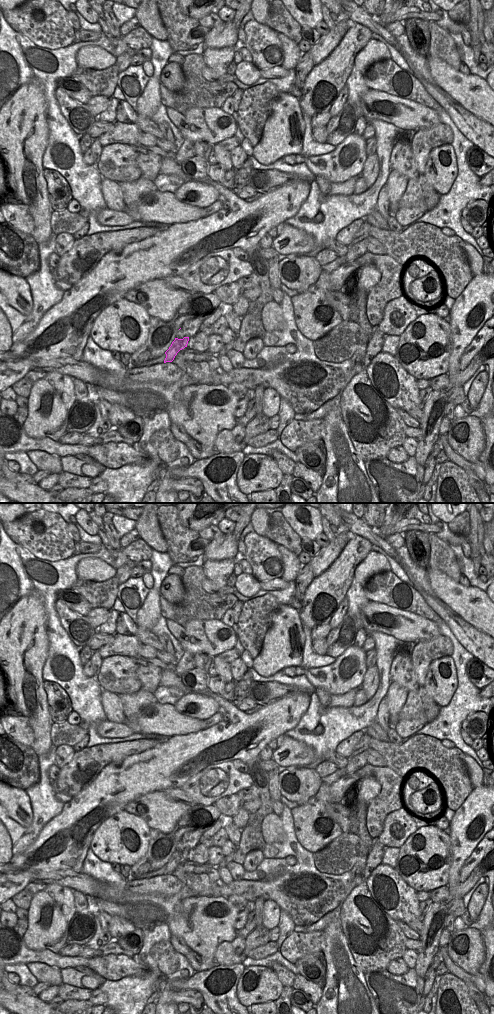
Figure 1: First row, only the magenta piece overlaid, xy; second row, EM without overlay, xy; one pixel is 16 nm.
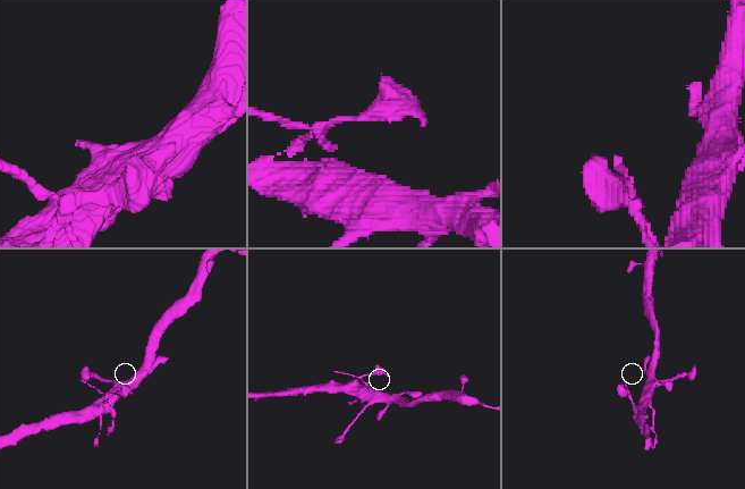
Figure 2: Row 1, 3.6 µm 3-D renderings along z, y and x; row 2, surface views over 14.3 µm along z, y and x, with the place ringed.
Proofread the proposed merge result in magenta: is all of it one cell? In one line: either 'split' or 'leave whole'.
split

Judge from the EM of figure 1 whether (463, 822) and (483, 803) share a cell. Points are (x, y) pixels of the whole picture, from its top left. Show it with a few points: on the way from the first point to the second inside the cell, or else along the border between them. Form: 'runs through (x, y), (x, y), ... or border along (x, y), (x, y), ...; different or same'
runs through (468, 818), (478, 808); same

